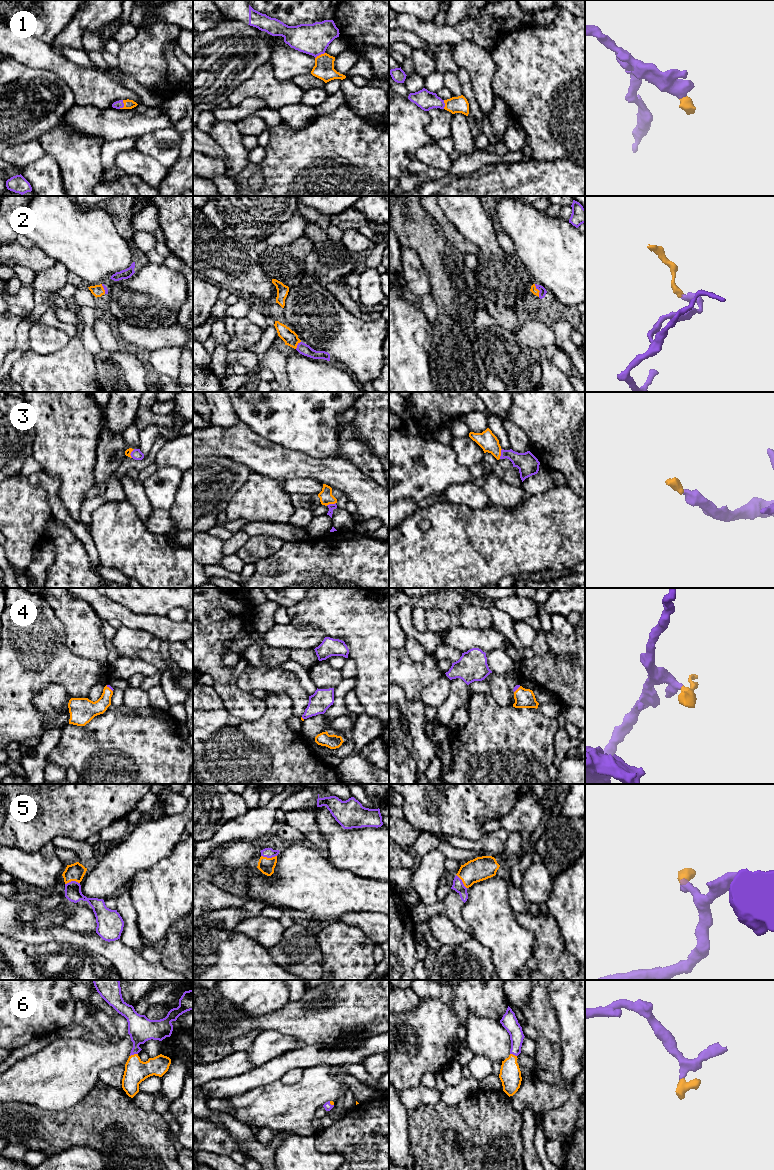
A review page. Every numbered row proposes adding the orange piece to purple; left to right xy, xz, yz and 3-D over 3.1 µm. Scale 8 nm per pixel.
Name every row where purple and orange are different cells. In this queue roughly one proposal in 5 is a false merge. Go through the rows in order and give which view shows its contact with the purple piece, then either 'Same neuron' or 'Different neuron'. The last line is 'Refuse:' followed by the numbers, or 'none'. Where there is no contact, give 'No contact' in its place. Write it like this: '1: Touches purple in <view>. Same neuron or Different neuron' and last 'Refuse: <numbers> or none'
1: Touches purple in xy. Same neuron
2: Touches purple in yz. Same neuron
3: Touches purple in yz. Same neuron
4: Touches purple in xy. Same neuron
5: Touches purple in xz. Same neuron
6: Touches purple in xy. Same neuron
Refuse: none

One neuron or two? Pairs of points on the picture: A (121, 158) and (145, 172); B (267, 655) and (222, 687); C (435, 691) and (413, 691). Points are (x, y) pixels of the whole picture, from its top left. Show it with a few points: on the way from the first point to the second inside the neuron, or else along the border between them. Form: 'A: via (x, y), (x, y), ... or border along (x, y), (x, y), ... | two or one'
A: via (127, 161), (136, 163), (139, 166) | one
B: via (252, 638), (230, 642), (217, 655), (217, 665) | one
C: border along (439, 675), (422, 691), (422, 702) | two

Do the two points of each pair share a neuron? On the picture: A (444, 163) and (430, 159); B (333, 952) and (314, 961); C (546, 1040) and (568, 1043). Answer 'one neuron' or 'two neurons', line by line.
A: one neuron
B: two neurons
C: two neurons

